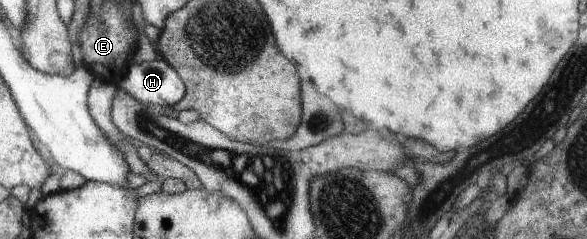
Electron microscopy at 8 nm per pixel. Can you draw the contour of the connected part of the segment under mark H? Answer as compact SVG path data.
M164 58L128 64L117 84L143 104L173 107L185 97L184 80Z

